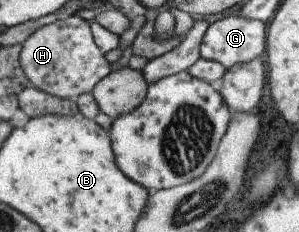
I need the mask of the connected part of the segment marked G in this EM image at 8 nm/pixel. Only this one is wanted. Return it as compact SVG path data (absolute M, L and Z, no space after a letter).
M226 16L212 21L202 35L199 44L199 56L206 60L219 62L225 69L232 65L251 61L265 50L265 26L258 19L243 16Z

